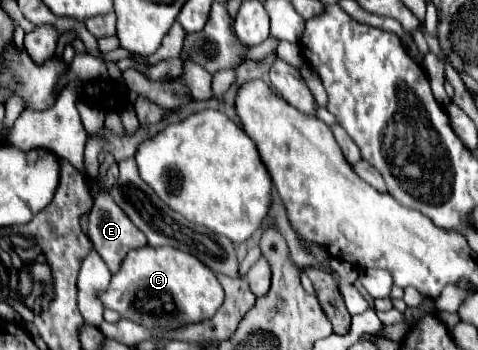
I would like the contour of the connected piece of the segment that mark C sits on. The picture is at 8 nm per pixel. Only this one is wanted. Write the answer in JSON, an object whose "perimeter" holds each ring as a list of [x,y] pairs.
{"perimeter":[[[144,246],[144,248],[130,250],[126,254],[120,270],[112,276],[110,288],[102,294],[102,302],[104,302],[104,308],[116,310],[120,318],[132,320],[150,332],[168,334],[168,332],[176,332],[178,328],[184,328],[186,324],[198,324],[214,316],[214,312],[224,302],[224,290],[216,274],[210,268],[206,268],[206,264],[202,264],[198,258],[188,256],[186,252],[170,248],[170,246],[158,246],[158,248]]]}

